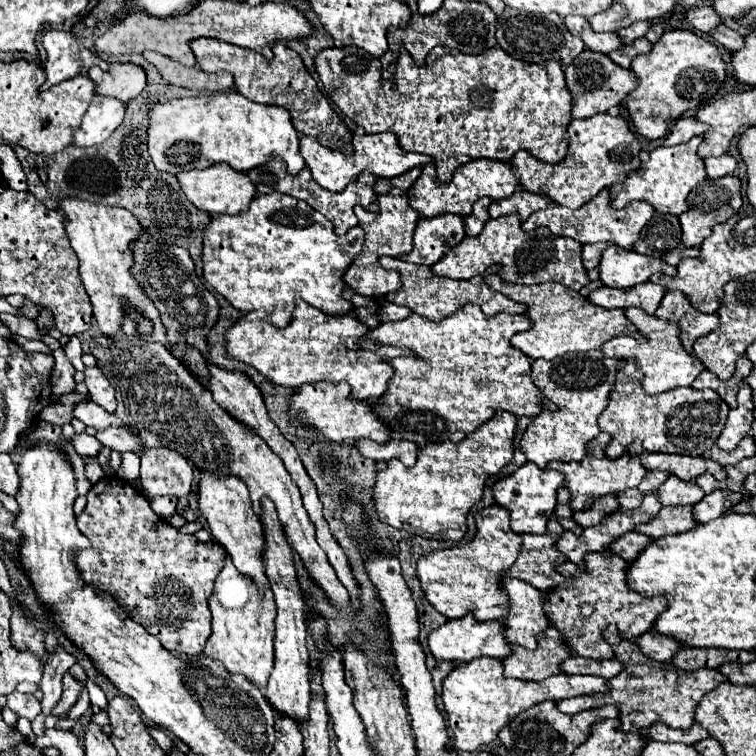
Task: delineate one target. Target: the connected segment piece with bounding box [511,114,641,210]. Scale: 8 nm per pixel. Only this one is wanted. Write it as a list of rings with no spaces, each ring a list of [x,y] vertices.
[[[595,114],[585,120],[573,120],[569,124],[569,152],[559,164],[545,164],[531,158],[525,150],[519,150],[511,164],[513,174],[517,174],[519,184],[529,192],[539,192],[551,198],[555,204],[567,208],[581,208],[603,188],[609,188],[617,182],[623,182],[625,176],[639,168],[639,142],[635,134],[629,130],[629,124],[621,116]]]

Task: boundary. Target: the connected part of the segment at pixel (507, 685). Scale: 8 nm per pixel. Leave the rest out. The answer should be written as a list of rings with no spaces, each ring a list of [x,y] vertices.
[[[477,658],[467,664],[455,666],[443,680],[443,706],[449,716],[451,732],[453,732],[453,748],[475,752],[483,744],[489,744],[497,738],[497,732],[519,712],[545,702],[545,700],[563,700],[575,698],[583,694],[595,694],[597,690],[605,690],[605,678],[599,676],[567,676],[557,674],[549,676],[541,682],[525,682],[503,676],[503,664],[497,658]]]

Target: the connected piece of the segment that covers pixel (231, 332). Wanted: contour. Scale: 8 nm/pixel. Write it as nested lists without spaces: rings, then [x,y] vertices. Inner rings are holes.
[[[295,302],[295,312],[287,328],[275,328],[271,326],[265,318],[259,318],[257,312],[243,314],[227,332],[225,332],[225,352],[229,358],[245,362],[247,366],[253,366],[259,374],[263,374],[267,380],[279,384],[279,386],[289,386],[289,388],[299,388],[301,384],[309,382],[347,382],[351,386],[351,398],[357,400],[377,400],[381,394],[387,390],[387,382],[393,376],[393,368],[387,364],[387,358],[397,356],[401,350],[393,346],[377,346],[373,350],[349,350],[345,346],[347,338],[361,340],[367,334],[367,328],[353,316],[327,316],[321,314],[321,310],[309,306],[307,302]]]

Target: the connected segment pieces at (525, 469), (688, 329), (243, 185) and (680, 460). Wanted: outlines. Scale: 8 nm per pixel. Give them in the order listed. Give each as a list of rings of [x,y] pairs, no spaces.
[[[525,462],[513,474],[497,480],[491,490],[495,502],[509,510],[509,526],[513,532],[529,532],[529,534],[545,534],[547,520],[555,510],[555,492],[563,486],[563,474],[557,470],[541,470],[533,466],[533,462]]]
[[[667,290],[659,308],[655,310],[655,316],[667,322],[673,322],[681,328],[681,342],[685,346],[685,350],[689,350],[689,354],[693,354],[693,340],[699,336],[709,334],[711,330],[715,330],[719,326],[719,318],[717,314],[699,314],[689,300],[685,298],[685,294],[677,292],[677,290]]]
[[[213,164],[203,170],[181,172],[175,174],[175,178],[179,180],[179,186],[189,198],[189,202],[193,202],[193,206],[197,206],[199,210],[205,210],[207,214],[239,214],[249,206],[249,202],[255,196],[253,182],[245,174],[225,164]]]
[[[643,452],[637,456],[641,466],[647,470],[665,470],[679,480],[693,480],[705,470],[705,458],[691,458],[691,456],[677,456],[677,454],[649,454]]]

